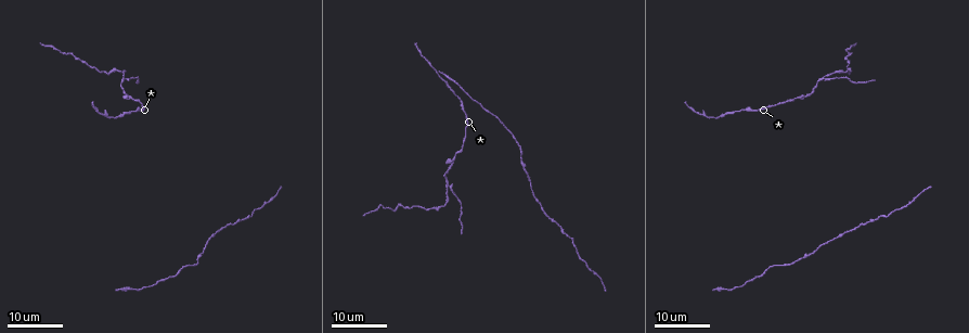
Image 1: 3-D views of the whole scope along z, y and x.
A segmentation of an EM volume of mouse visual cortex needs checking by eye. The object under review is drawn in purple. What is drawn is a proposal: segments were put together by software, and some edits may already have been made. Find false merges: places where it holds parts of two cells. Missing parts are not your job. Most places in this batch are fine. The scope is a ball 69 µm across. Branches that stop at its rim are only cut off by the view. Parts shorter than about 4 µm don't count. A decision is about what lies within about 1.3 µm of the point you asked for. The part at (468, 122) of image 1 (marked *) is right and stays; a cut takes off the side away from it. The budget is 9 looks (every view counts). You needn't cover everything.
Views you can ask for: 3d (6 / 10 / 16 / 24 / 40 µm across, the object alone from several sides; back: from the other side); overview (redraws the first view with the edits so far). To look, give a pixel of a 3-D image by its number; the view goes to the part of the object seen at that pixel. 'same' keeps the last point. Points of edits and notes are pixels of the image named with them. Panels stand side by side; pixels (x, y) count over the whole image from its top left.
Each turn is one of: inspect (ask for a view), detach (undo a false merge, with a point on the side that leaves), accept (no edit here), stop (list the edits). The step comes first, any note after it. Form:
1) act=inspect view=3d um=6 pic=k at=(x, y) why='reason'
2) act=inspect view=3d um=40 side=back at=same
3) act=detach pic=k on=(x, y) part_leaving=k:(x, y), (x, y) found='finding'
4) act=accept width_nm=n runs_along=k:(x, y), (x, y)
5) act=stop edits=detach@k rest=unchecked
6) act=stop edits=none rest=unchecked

act=inspect view=3d um=24 pic=1 at=(111, 116) why='sudden change in width'

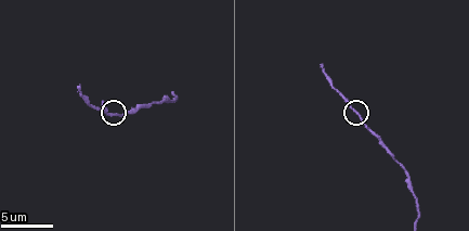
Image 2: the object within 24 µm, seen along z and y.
act=inspect view=3d um=6 pic=2 at=(355, 112)

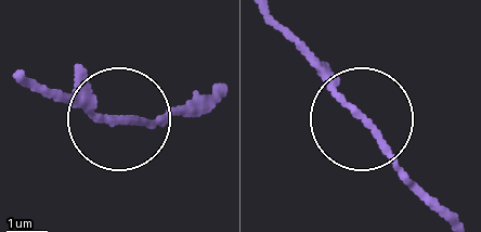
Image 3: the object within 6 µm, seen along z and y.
act=accept runs_along=3:(212, 89), (157, 124), (108, 124), (29, 86) found='continuous, no second cell'

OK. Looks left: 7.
act=inspect view=3d um=16 pic=1 at=(540, 204) why='calibre changes'

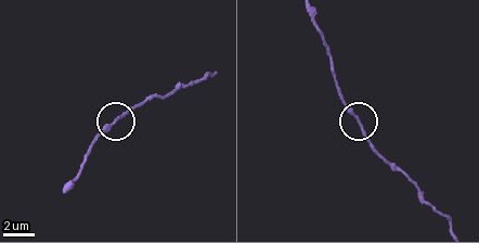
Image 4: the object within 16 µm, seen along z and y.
act=inspect view=3d um=10 pic=4 at=(358, 119)

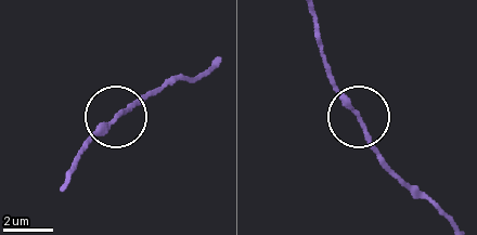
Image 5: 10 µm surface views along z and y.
act=accept found='all the same cell'

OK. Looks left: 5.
act=inspect view=3d um=16 pic=1 at=(589, 268) why='sudden change in width'

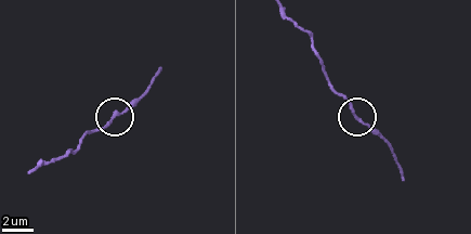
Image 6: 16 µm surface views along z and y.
act=inspect view=3d um=6 pic=6 at=(117, 115) why='closer look'

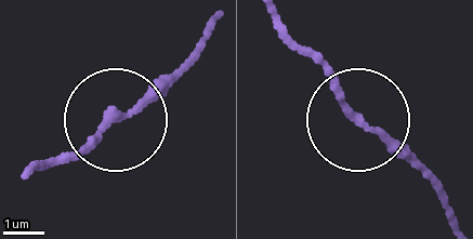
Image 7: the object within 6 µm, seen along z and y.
act=accept runs_along=7:(37, 170), (138, 108), (206, 39) found='one cell here'

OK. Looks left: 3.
act=inspect view=3d um=16 pic=1 at=(397, 209) why='calibre changes'

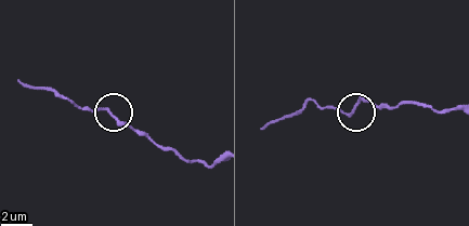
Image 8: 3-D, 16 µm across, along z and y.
act=inspect view=3d um=10 pic=8 at=(354, 113)

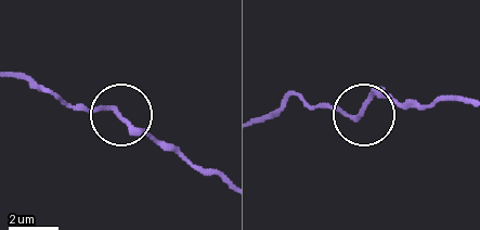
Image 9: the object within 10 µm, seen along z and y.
act=accept width_nm=170 runs_along=9:(464, 102), (377, 99), (358, 117), (310, 104) found='all the same cell'

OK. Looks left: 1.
act=stop edits=none rest=unchecked

